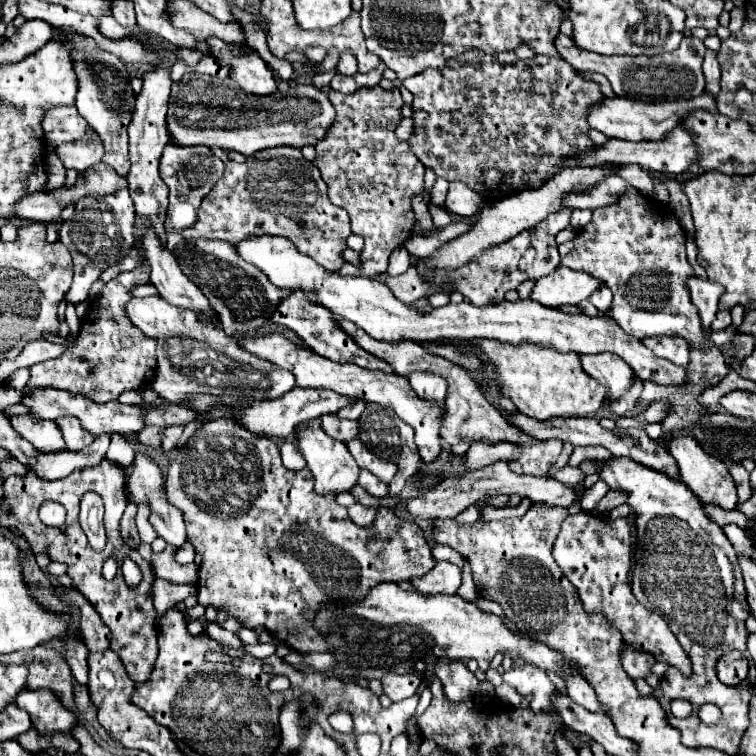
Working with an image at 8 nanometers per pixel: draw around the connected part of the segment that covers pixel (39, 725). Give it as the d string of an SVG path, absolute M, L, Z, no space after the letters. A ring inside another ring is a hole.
M48 689L36 691L20 691L16 695L16 705L24 707L30 713L32 727L40 733L56 733L56 731L72 731L76 725L76 715L68 711L60 699Z

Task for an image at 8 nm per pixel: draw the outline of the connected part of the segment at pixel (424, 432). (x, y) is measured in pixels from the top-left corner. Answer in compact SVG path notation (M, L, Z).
M264 335L264 337L234 337L238 341L238 345L250 353L254 353L260 359L266 359L278 367L284 367L288 371L292 371L292 375L296 377L296 385L298 387L306 387L306 389L330 389L336 391L338 395L348 395L348 397L364 397L366 401L372 403L380 403L388 409L392 409L396 415L400 415L400 419L404 423L408 423L414 429L414 441L420 453L420 459L424 465L434 463L442 451L442 443L440 443L440 427L446 415L446 407L444 403L432 403L426 399L420 399L406 377L400 375L380 375L380 371L368 371L362 367L356 367L352 363L336 363L330 361L326 357L320 357L312 351L308 351L306 347L300 347L292 341L288 341L284 335Z

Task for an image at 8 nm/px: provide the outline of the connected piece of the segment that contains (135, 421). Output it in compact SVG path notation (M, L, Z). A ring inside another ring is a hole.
M36 389L32 395L24 397L22 403L26 407L30 407L42 419L58 419L62 415L72 415L92 435L102 435L102 433L132 435L132 433L138 433L138 431L142 431L146 427L144 425L144 409L142 409L142 405L122 405L118 401L108 401L108 403L98 405L98 403L94 403L90 399L84 399L82 395L72 395L68 391L56 391L56 389L48 389L48 391Z

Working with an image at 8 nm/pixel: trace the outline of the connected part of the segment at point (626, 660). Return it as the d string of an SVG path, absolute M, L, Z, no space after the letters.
M628 643L622 645L622 667L632 679L646 677L652 665L654 665L652 655L638 651L634 647L628 647Z

